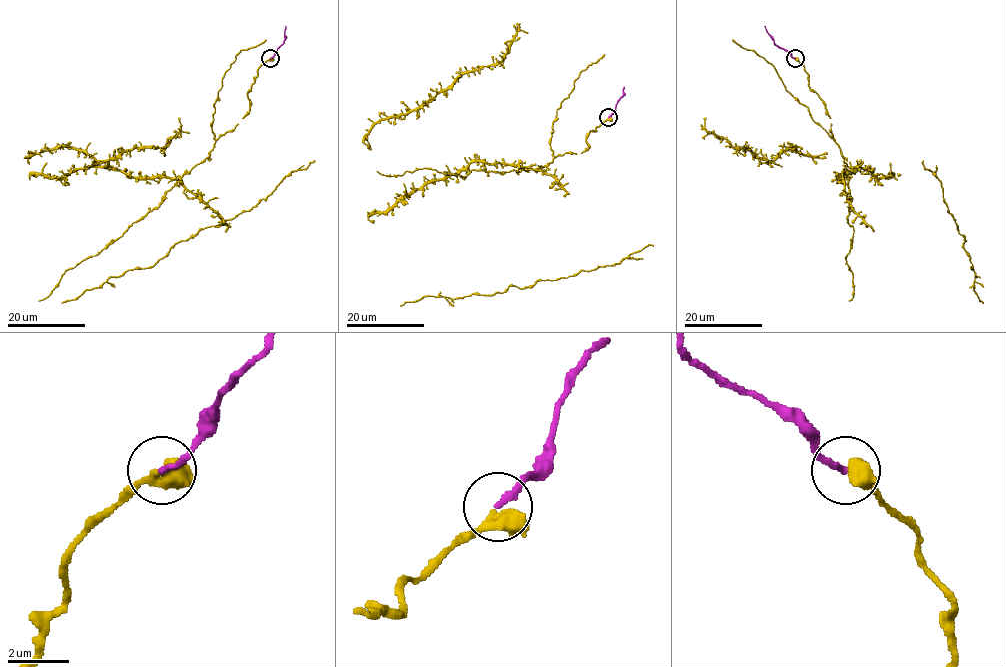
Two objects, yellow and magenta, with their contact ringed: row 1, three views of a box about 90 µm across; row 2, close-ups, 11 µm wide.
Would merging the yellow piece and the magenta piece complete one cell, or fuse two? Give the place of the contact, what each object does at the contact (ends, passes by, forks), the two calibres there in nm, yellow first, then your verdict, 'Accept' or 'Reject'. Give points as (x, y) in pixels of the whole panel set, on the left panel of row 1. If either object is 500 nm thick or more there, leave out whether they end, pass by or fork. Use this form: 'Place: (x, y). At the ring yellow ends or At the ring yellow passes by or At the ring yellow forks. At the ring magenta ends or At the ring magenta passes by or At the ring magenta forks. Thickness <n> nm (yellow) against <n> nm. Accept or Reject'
Place: (270, 58). At the ring yellow passes by. At the ring magenta ends. Thickness 420 nm (yellow) against 200 nm. Accept

